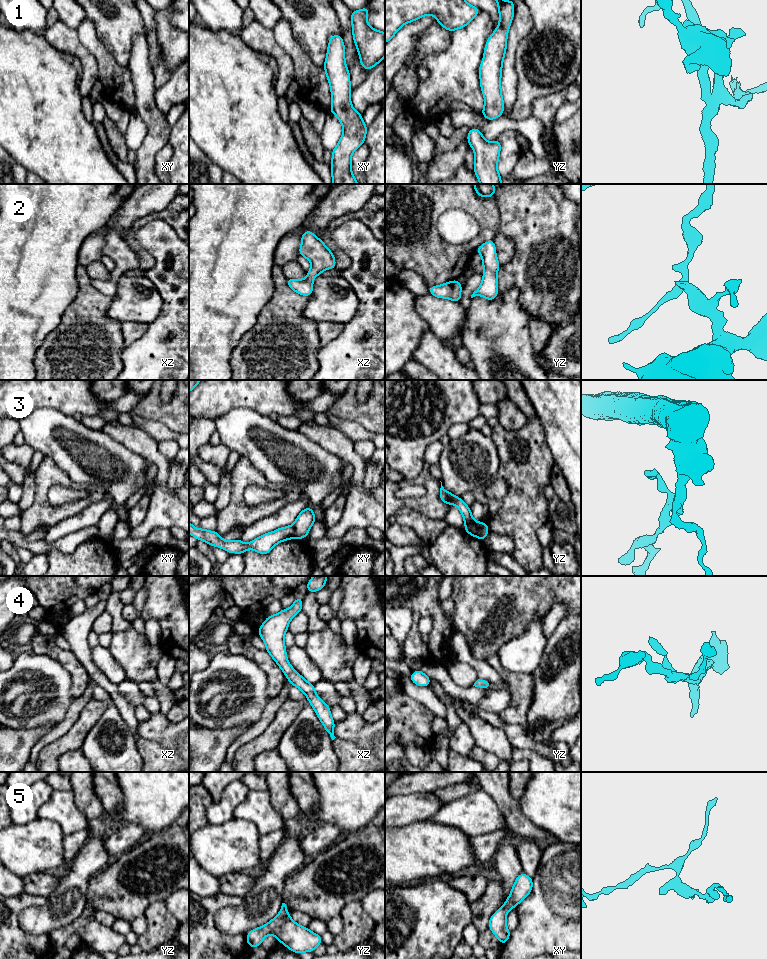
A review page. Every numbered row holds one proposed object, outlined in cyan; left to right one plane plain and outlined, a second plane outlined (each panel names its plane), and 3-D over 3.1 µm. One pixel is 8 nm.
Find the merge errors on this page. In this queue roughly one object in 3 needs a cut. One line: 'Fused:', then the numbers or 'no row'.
Fused: 3

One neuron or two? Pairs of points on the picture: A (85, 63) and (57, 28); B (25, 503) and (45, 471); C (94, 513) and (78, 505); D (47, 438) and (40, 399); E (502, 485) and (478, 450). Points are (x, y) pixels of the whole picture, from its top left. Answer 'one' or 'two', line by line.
A: one
B: two
C: two
D: two
E: two

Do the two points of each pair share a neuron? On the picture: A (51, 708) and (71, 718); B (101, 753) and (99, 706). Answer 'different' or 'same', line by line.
A: different
B: different

